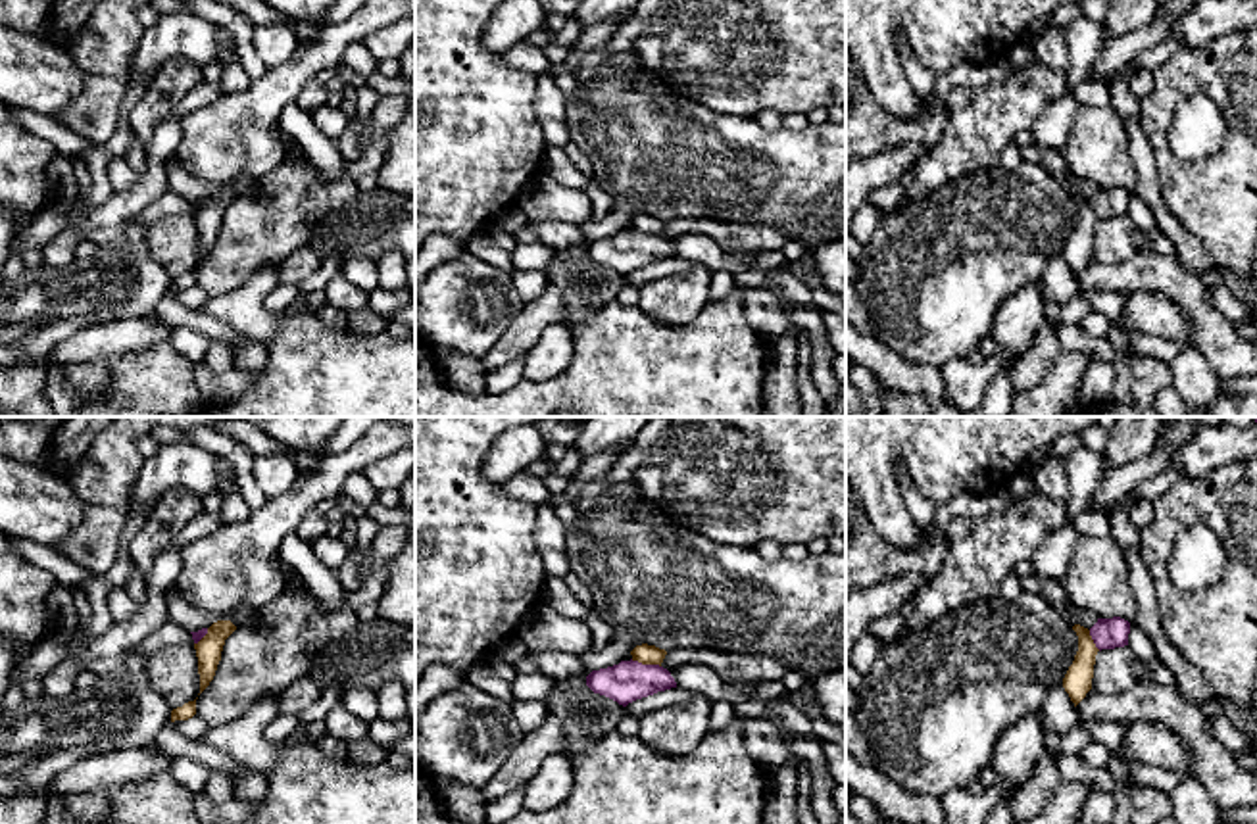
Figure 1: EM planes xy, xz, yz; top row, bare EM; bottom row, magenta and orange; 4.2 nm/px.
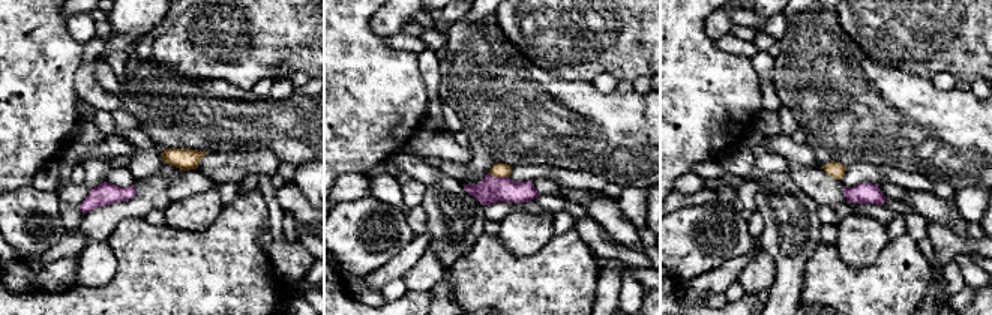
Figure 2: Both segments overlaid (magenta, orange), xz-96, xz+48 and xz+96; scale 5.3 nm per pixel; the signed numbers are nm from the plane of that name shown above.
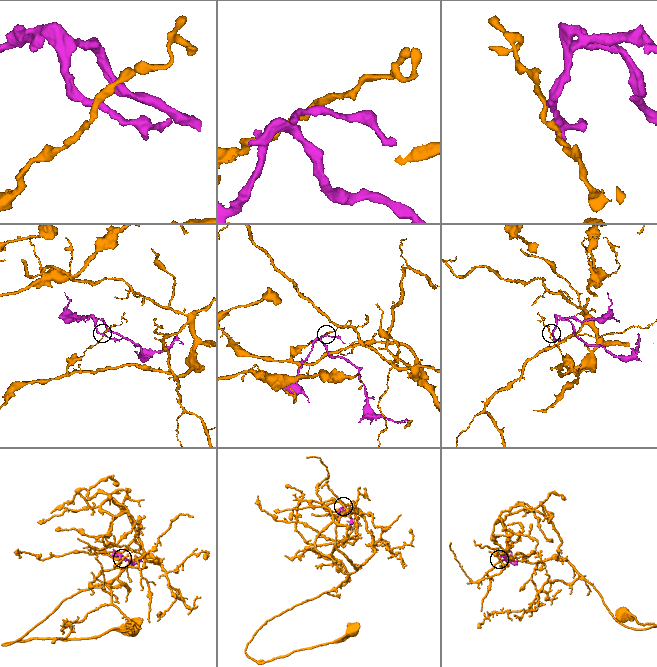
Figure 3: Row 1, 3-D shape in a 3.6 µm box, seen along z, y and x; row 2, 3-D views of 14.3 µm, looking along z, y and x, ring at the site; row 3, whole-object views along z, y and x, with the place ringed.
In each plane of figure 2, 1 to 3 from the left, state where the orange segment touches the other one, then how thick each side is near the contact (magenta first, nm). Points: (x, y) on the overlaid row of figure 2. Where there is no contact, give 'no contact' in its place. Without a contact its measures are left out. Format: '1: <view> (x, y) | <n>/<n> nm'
1: no contact
2: xz+48 (499, 177) | 140/80 nm
3: no contact

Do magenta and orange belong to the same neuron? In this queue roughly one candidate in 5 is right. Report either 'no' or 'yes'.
no

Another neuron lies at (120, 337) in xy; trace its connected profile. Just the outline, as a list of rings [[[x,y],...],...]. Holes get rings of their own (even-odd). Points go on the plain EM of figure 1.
[[[111,319],[102,321],[71,334],[54,346],[44,361],[50,367],[69,367],[117,355],[144,353],[171,338],[171,327],[148,319]]]

